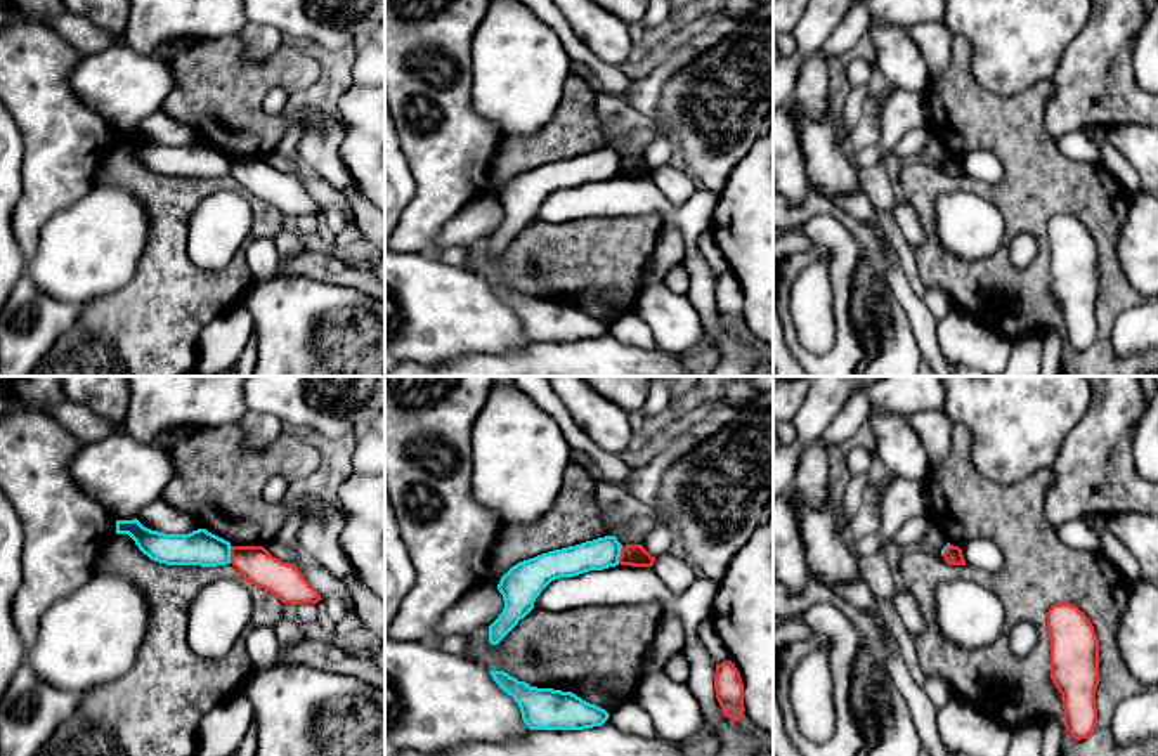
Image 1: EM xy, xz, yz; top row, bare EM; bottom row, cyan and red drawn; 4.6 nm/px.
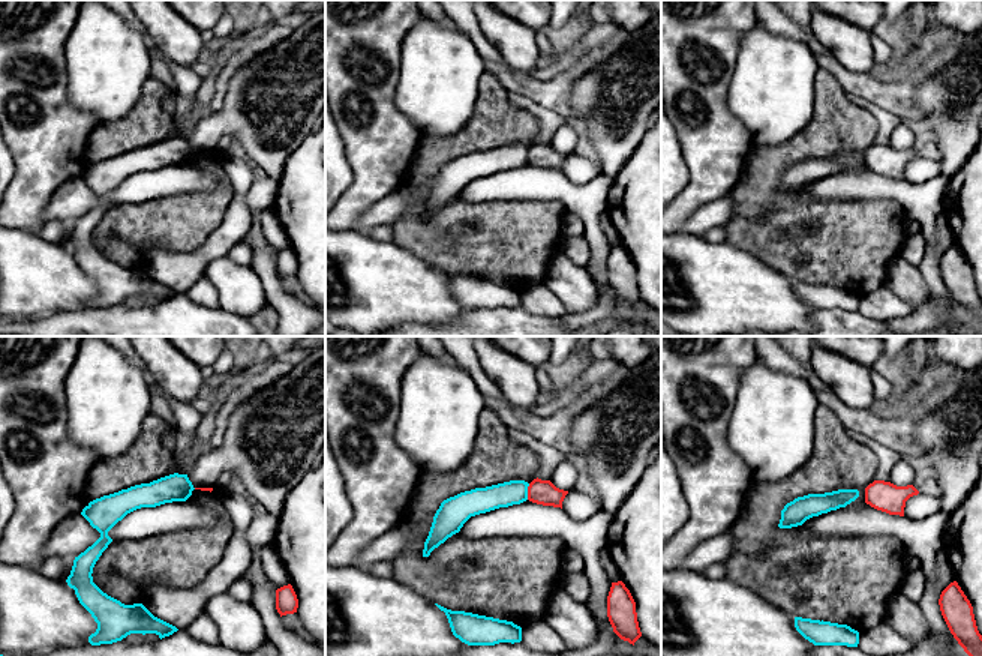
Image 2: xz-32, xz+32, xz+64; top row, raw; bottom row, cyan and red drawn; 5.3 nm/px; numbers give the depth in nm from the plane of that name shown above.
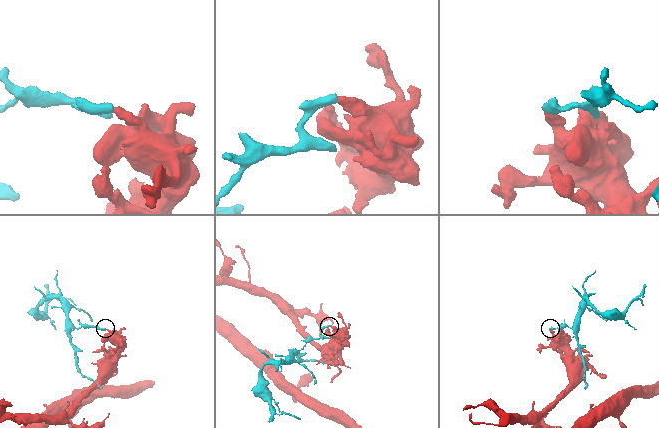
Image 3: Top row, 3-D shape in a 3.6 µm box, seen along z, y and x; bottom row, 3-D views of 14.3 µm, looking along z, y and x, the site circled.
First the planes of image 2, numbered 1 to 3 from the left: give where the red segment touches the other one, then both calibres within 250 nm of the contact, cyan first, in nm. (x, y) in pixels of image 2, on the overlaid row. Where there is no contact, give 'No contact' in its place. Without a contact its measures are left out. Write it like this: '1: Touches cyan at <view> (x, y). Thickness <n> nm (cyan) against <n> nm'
1: No contact
2: Touches cyan at xz+32 (526, 491). Thickness 140 nm (cyan) against 130 nm
3: No contact

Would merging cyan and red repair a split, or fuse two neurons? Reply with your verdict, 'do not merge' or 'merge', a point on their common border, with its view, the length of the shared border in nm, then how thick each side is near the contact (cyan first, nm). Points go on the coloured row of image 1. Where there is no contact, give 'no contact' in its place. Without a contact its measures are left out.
do not merge; meets cyan in xy at (229, 555); contact 80 nm long; 160 nm thick on the cyan side, 170 nm on the other

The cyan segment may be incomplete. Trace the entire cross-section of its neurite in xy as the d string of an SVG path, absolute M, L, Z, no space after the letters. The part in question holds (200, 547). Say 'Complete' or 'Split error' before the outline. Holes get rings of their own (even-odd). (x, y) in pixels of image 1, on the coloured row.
Complete. M133 518L116 520L116 534L128 534L144 555L159 564L201 567L231 564L231 543L206 529L165 534L151 531Z

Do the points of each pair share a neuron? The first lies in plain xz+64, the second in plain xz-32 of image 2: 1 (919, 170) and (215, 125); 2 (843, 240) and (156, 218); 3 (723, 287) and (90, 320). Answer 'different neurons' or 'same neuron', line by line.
1: different neurons
2: same neuron
3: different neurons

